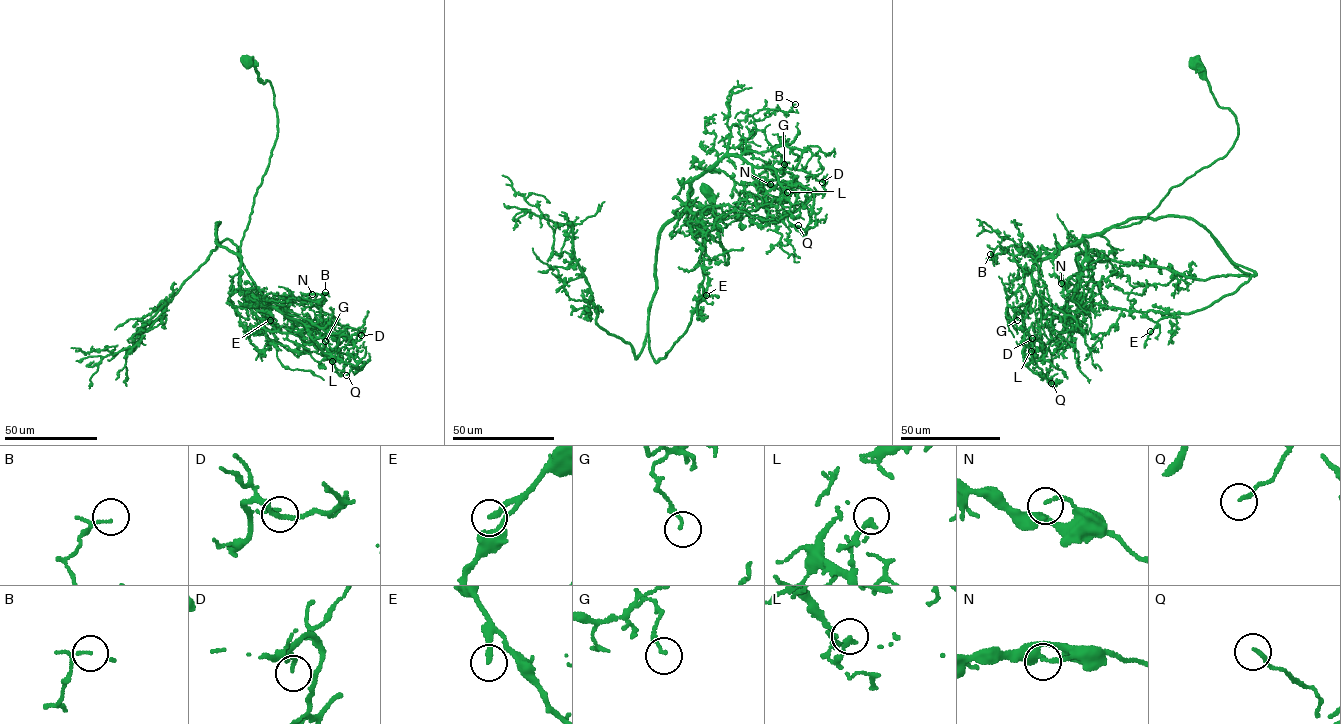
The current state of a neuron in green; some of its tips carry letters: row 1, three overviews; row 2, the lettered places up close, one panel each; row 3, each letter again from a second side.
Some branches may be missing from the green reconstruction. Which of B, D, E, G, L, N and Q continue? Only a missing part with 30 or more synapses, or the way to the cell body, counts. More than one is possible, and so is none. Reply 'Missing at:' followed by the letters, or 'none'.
Missing at: E

